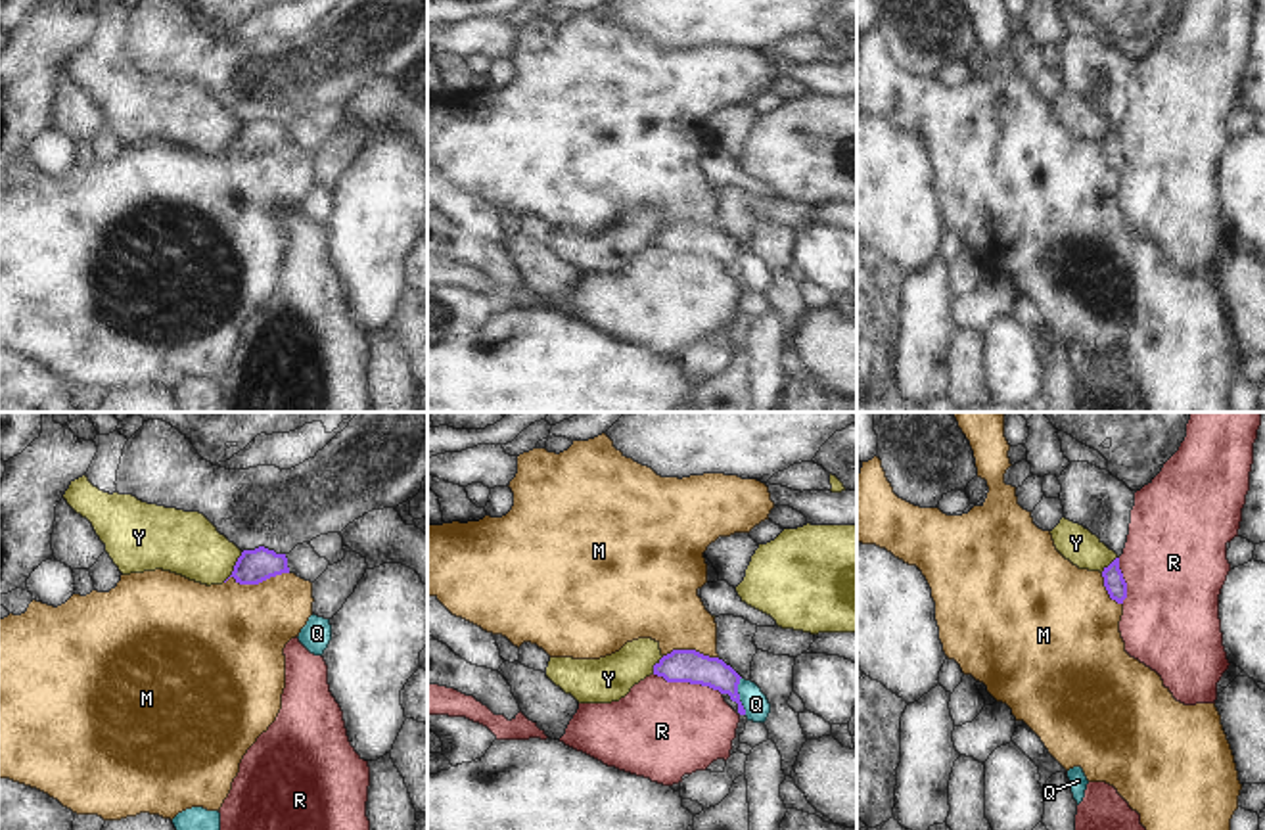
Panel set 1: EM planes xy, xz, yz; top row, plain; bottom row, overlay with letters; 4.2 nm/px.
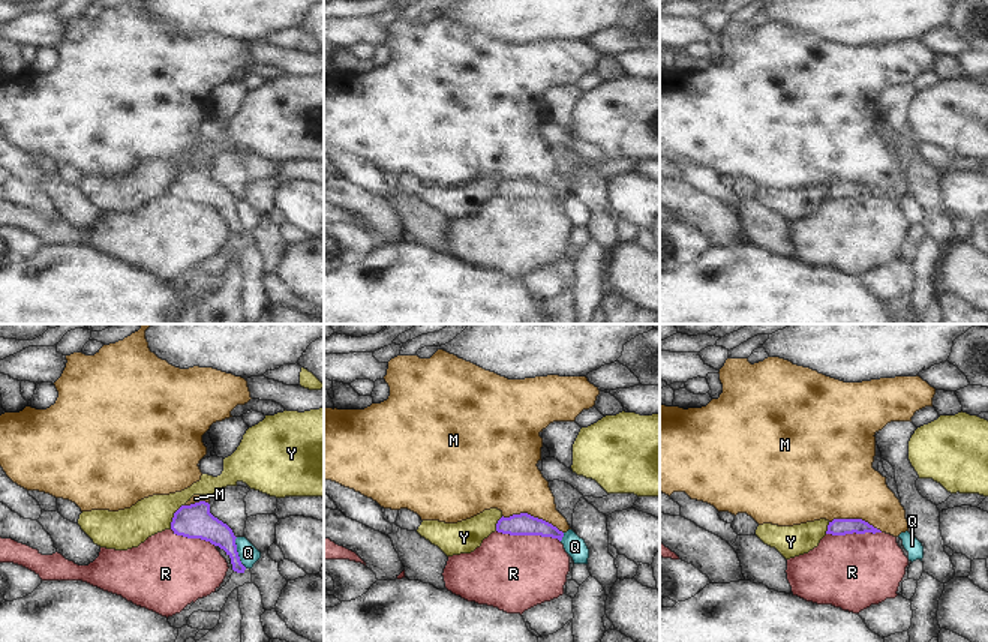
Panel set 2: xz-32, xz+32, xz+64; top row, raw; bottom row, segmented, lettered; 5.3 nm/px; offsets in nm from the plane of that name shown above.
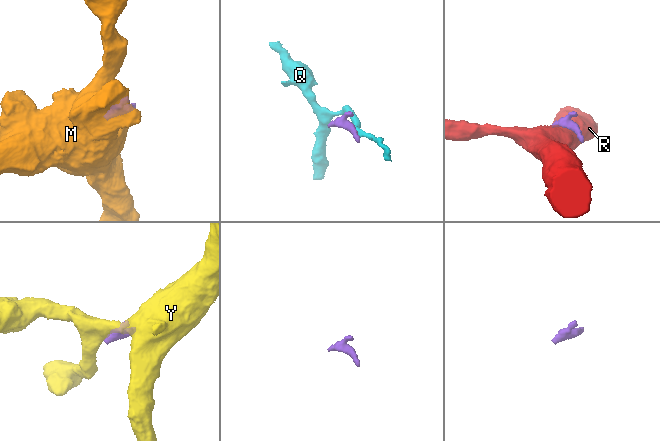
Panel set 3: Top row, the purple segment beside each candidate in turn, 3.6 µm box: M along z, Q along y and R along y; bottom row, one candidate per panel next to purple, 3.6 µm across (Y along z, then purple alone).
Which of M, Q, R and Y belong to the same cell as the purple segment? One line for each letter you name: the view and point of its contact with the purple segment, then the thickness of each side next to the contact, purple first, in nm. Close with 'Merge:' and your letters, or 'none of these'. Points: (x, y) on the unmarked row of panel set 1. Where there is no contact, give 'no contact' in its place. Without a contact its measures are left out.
Merge: none of these

